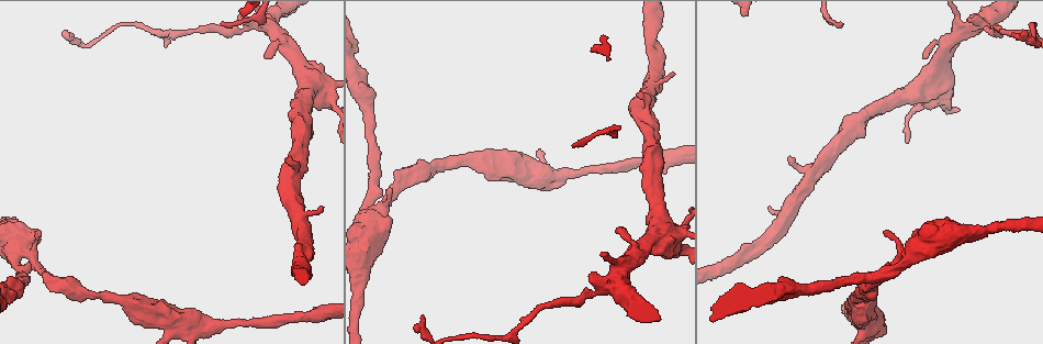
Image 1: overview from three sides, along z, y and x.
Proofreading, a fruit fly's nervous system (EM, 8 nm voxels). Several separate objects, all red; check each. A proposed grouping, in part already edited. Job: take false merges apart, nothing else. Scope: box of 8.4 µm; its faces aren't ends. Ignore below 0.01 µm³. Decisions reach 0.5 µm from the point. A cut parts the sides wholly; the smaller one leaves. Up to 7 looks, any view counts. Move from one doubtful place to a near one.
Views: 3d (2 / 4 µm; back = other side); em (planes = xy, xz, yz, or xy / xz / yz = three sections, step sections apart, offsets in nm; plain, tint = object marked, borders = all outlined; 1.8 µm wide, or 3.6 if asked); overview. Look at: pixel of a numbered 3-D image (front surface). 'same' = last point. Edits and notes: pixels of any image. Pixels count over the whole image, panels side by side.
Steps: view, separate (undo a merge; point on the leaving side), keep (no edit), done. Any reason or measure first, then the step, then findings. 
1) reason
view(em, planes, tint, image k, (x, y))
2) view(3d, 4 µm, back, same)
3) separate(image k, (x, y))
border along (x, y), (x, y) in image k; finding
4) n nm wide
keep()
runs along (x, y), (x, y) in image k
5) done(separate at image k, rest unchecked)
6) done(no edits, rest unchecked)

four-way junction
view(em, planes, tint, image 1, (612, 278))

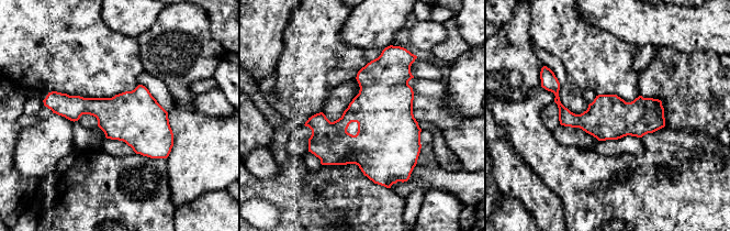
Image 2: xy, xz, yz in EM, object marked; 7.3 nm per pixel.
340 nm wide
keep()
runs along (552, 83), (557, 101), (573, 120), (662, 123) in image 2; one neuron here

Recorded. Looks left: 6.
sudden change in width
view(em, 3.6 µm, planes, tint, image 1, (907, 253))

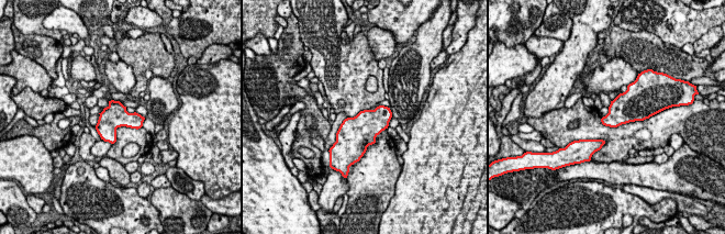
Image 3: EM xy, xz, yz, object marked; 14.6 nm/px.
keep()
one neuron here

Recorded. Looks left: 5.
thick turns thin
view(em, 3.6 µm, yz, step 16, tint, image 1, (548, 176))

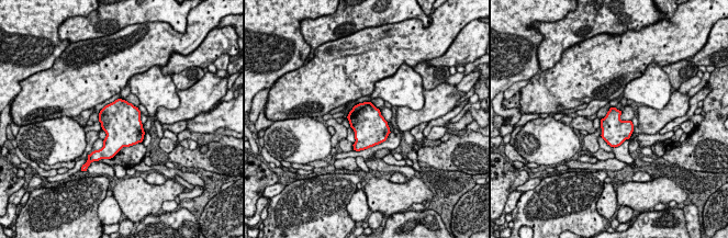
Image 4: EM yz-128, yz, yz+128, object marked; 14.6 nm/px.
view(em, 3.6 µm, planes, tint, same)

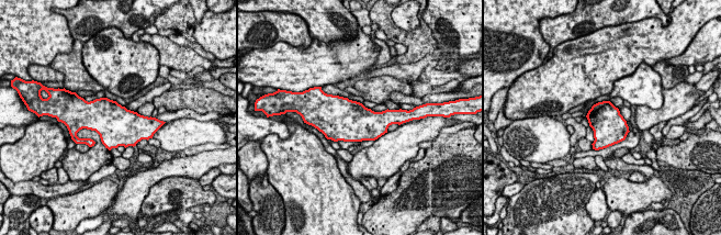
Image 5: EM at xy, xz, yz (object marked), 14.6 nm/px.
480 nm wide
keep()
one neuron here

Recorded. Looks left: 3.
done(no edits, rest unchecked)

